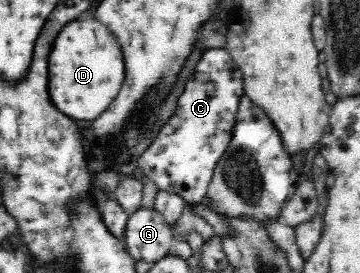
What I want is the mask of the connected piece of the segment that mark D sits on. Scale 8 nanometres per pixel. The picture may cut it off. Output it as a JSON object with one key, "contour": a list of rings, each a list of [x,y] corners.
{"contour":[[[94,18],[74,21],[74,23],[68,23],[58,33],[58,37],[52,43],[52,51],[48,59],[48,89],[50,89],[50,99],[62,113],[68,113],[74,119],[96,119],[112,103],[122,81],[124,81],[122,51],[118,47],[116,37],[102,22]]]}

